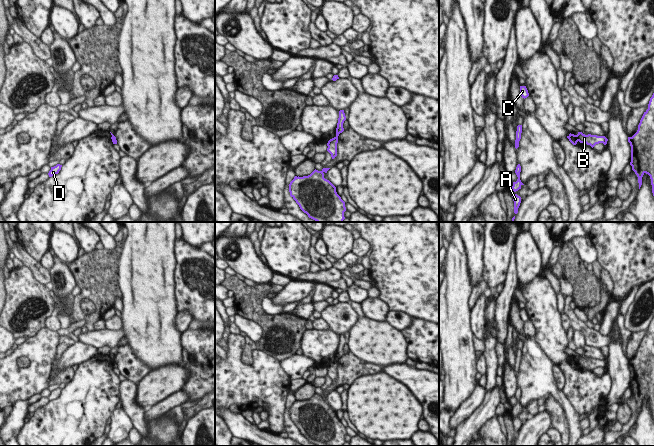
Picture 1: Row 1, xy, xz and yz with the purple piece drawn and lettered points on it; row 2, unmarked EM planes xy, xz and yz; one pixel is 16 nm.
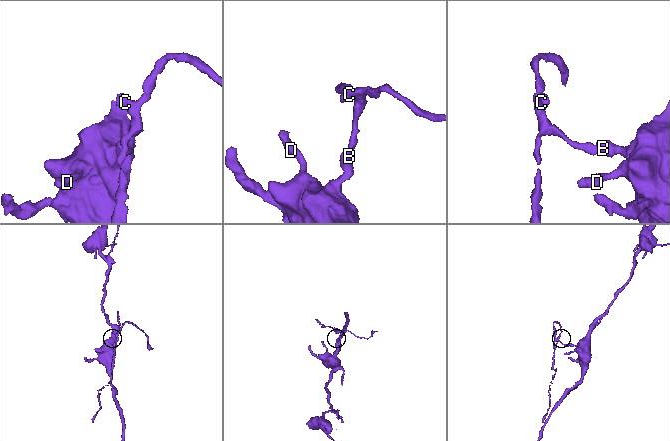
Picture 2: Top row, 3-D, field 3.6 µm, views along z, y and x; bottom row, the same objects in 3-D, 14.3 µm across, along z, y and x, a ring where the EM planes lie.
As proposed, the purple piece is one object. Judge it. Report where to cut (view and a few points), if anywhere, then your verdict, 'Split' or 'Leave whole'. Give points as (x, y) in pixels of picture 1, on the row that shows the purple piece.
Split along yz (576, 135), (579, 140). Split.

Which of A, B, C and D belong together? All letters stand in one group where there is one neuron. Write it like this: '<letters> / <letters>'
A C / B D

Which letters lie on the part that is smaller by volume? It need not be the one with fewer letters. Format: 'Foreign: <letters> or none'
Foreign: A, C

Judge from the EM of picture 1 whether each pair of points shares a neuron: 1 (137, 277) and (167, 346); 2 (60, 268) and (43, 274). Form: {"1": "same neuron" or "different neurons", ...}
{"1": "same neuron", "2": "different neurons"}

